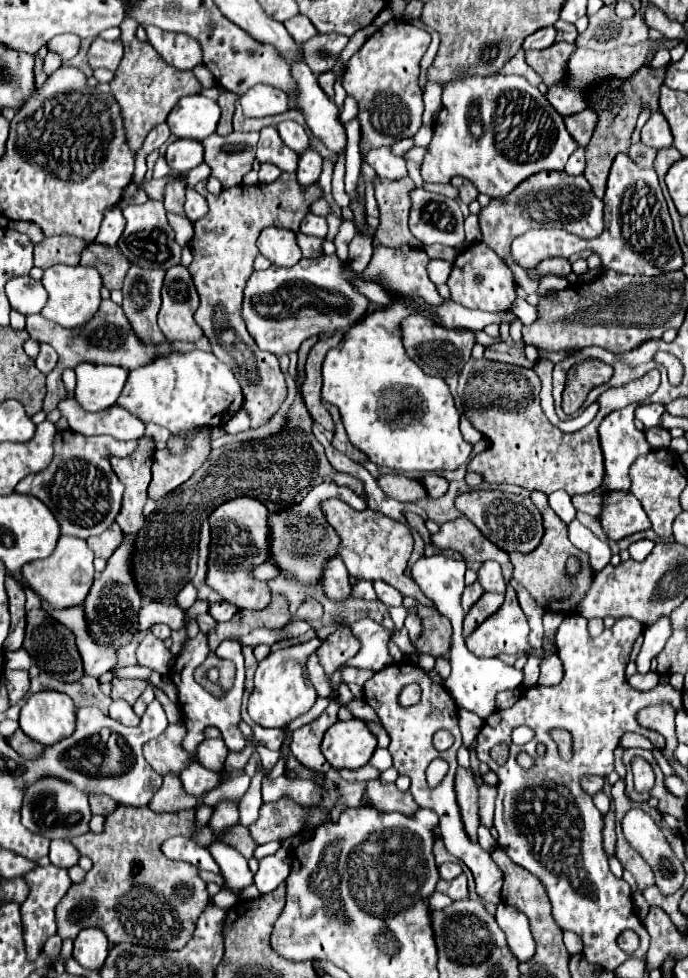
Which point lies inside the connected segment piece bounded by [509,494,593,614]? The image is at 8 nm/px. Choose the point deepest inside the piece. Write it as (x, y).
(542, 572)

